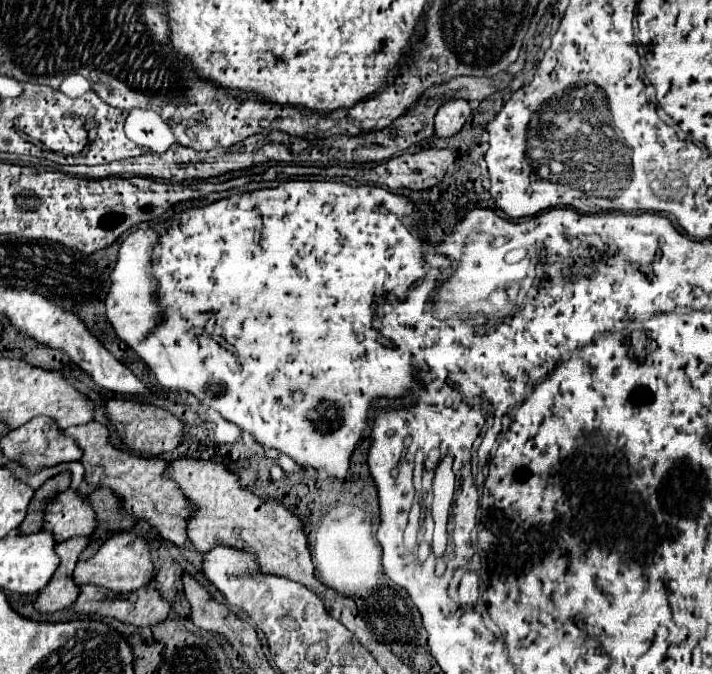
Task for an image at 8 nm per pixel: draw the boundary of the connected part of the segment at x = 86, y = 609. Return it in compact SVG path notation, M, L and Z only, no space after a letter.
M86 584L80 590L78 600L72 606L76 612L84 612L84 614L98 614L98 616L110 616L116 618L120 622L126 624L134 624L134 626L154 626L158 622L164 622L168 618L170 612L170 604L162 598L160 590L154 586L146 586L146 588L138 588L130 594L116 594L112 590L104 590L100 586L94 584Z

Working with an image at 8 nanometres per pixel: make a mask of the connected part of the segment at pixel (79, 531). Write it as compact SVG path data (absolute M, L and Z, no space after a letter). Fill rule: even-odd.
M68 488L60 496L56 496L46 510L44 530L52 532L58 542L74 536L90 536L96 528L98 518L92 510L92 504L82 492L74 488Z

